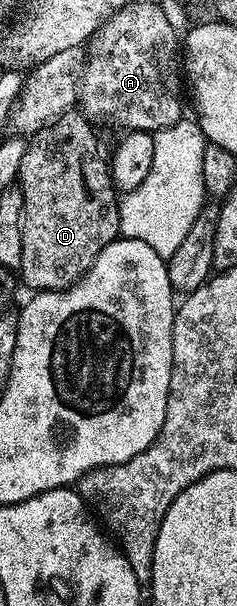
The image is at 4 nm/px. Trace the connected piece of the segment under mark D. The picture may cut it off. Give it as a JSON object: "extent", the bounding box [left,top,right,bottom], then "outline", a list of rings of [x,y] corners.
{"extent":[18,110,120,292],"outline":[[[73,110],[62,114],[54,121],[48,124],[42,130],[38,130],[24,145],[22,162],[20,163],[20,175],[18,177],[18,187],[22,190],[24,199],[24,221],[22,222],[22,258],[18,269],[18,276],[21,281],[24,280],[36,292],[59,292],[62,288],[68,288],[75,284],[85,272],[90,270],[92,263],[110,246],[110,242],[120,236],[120,205],[118,203],[118,189],[112,183],[112,174],[109,161],[106,156],[100,153],[100,140],[96,137],[93,121],[89,120],[83,112]]]}

